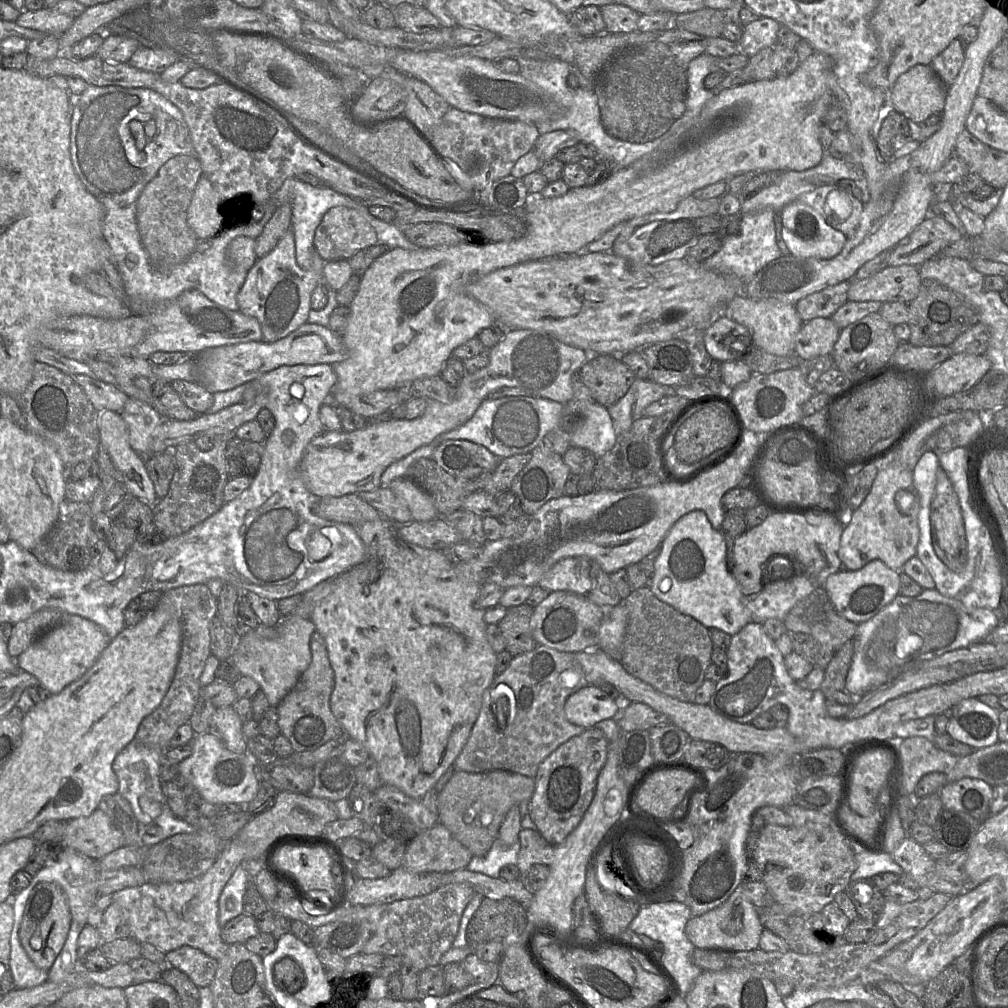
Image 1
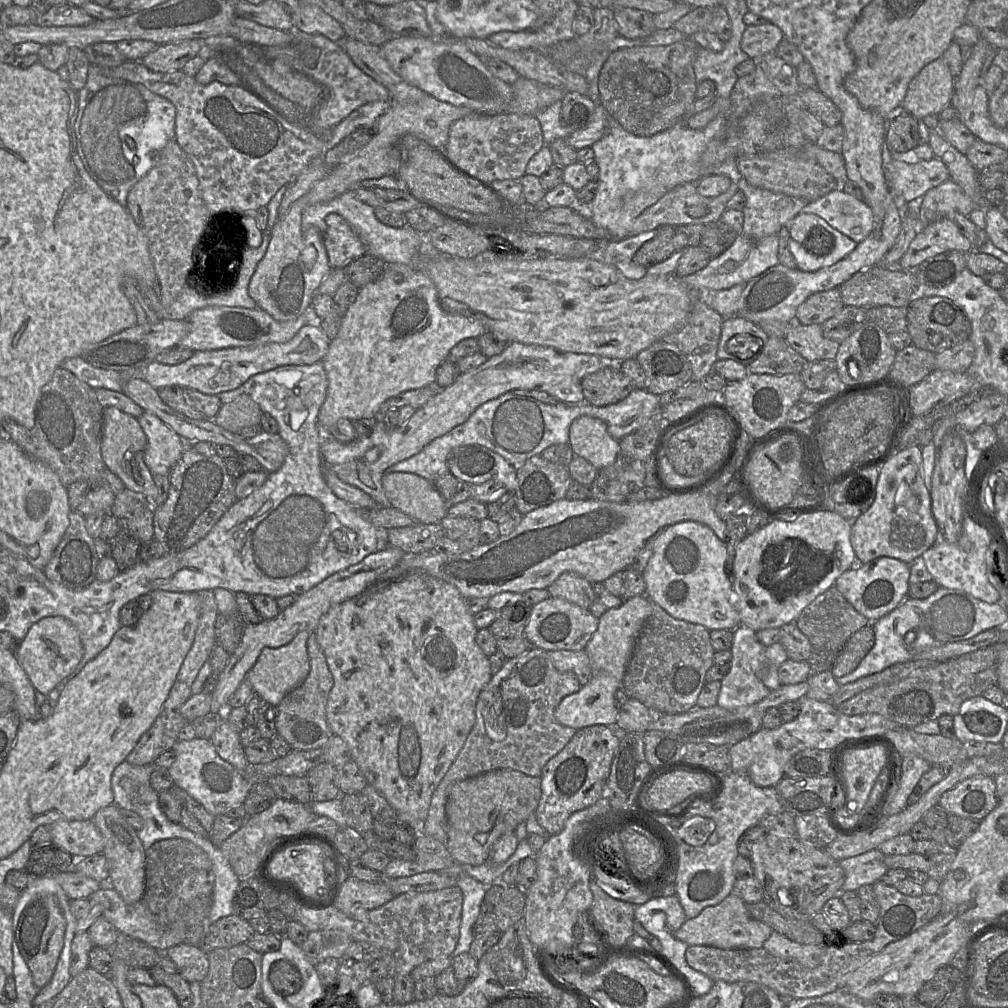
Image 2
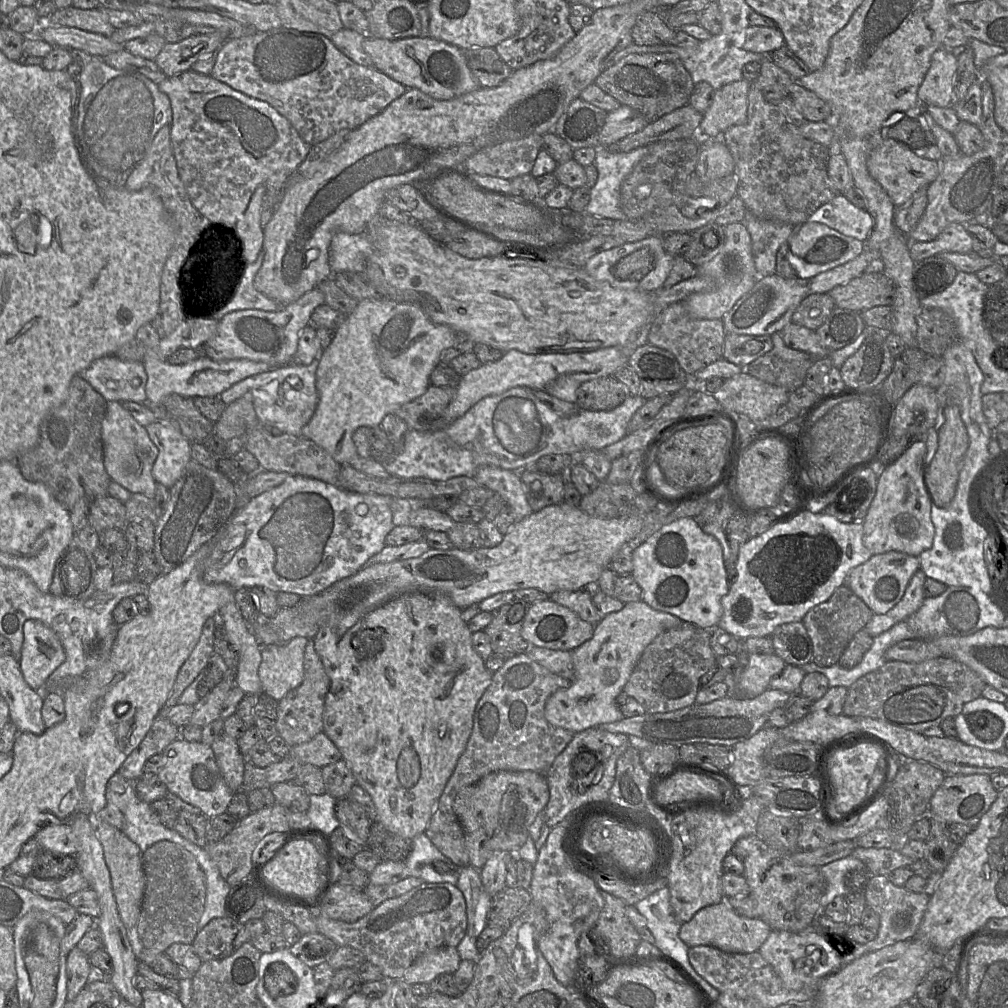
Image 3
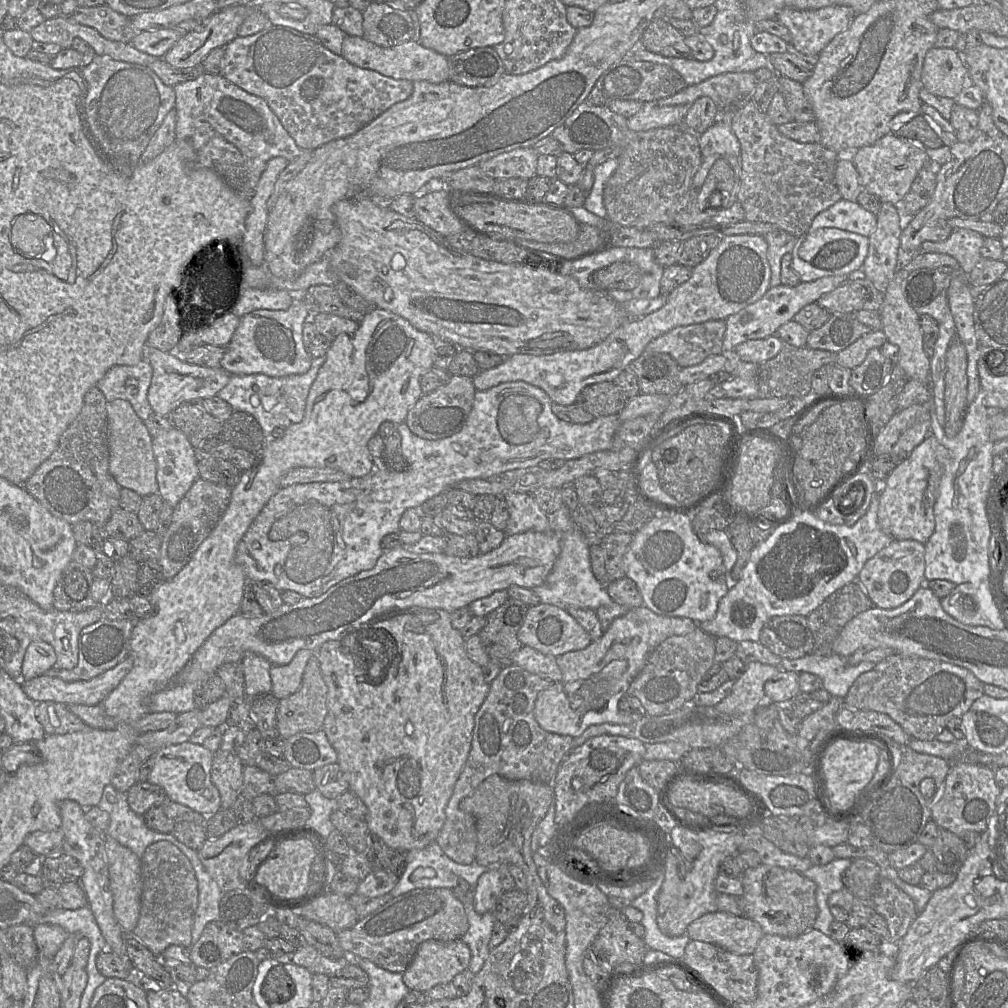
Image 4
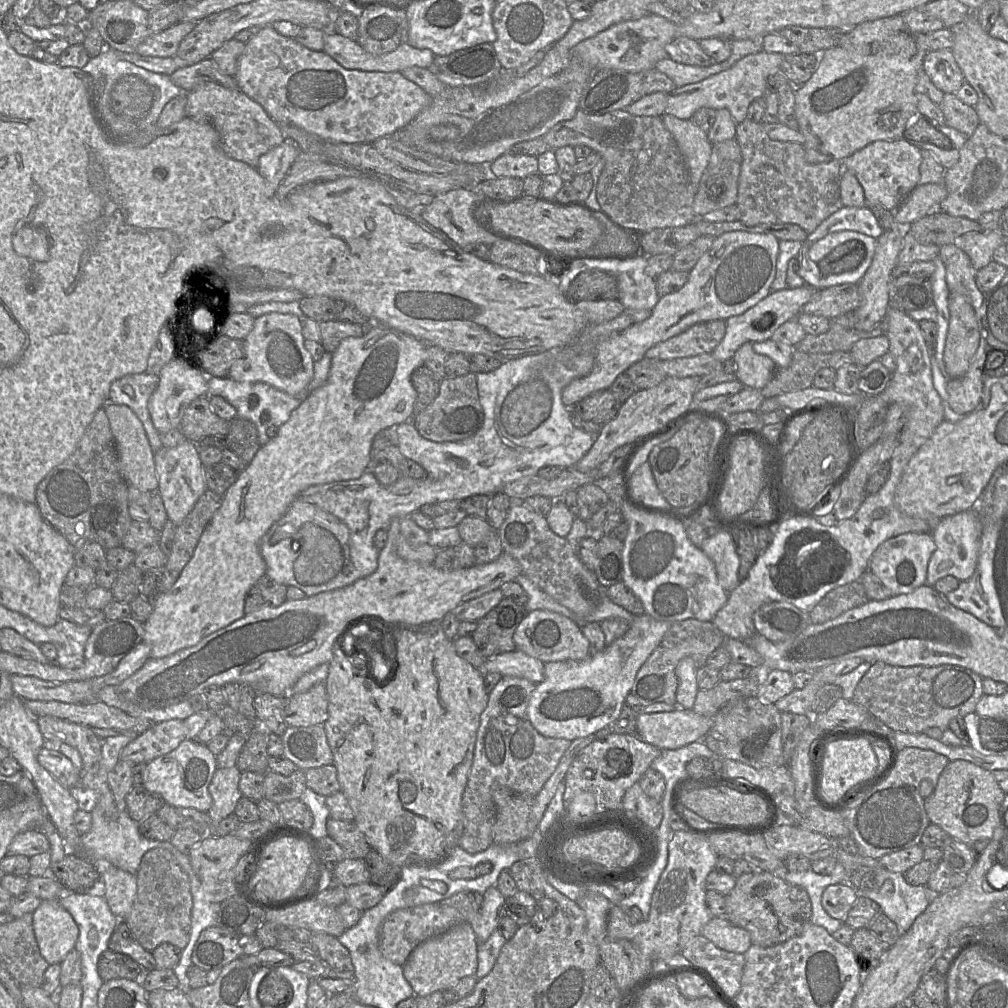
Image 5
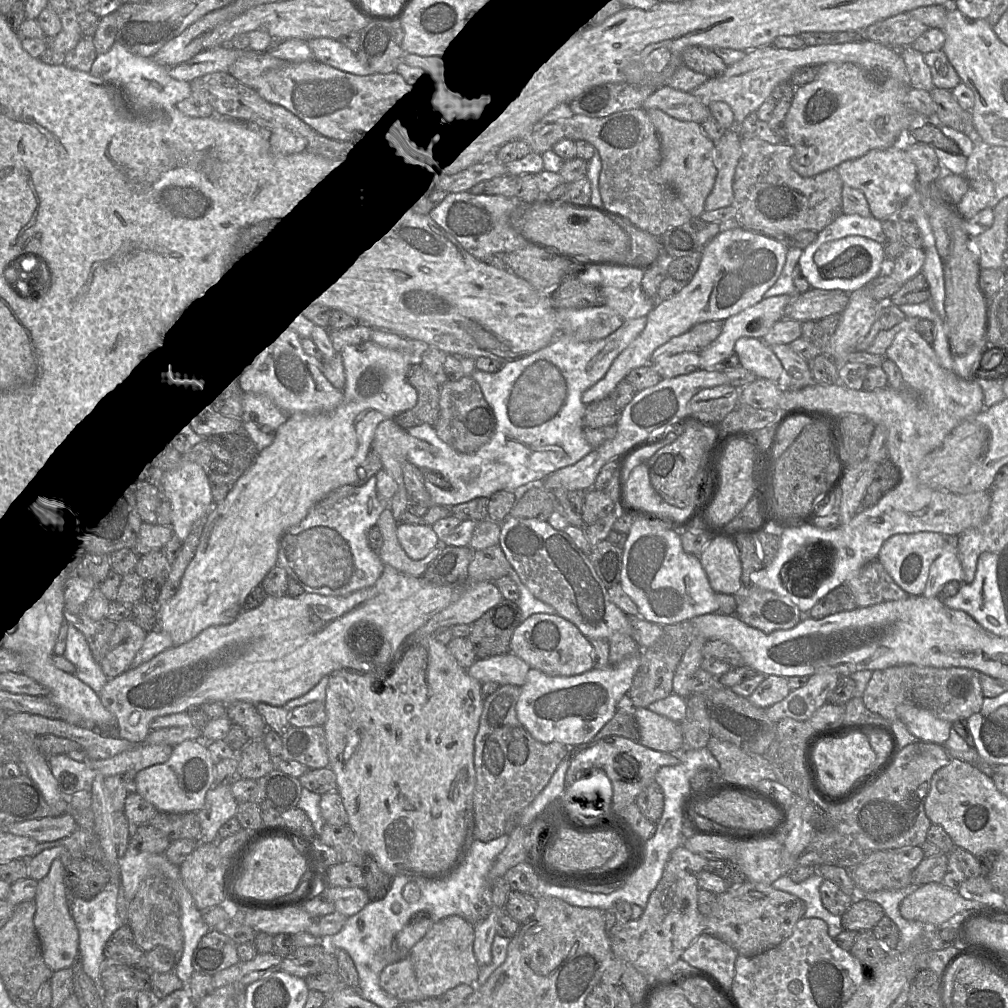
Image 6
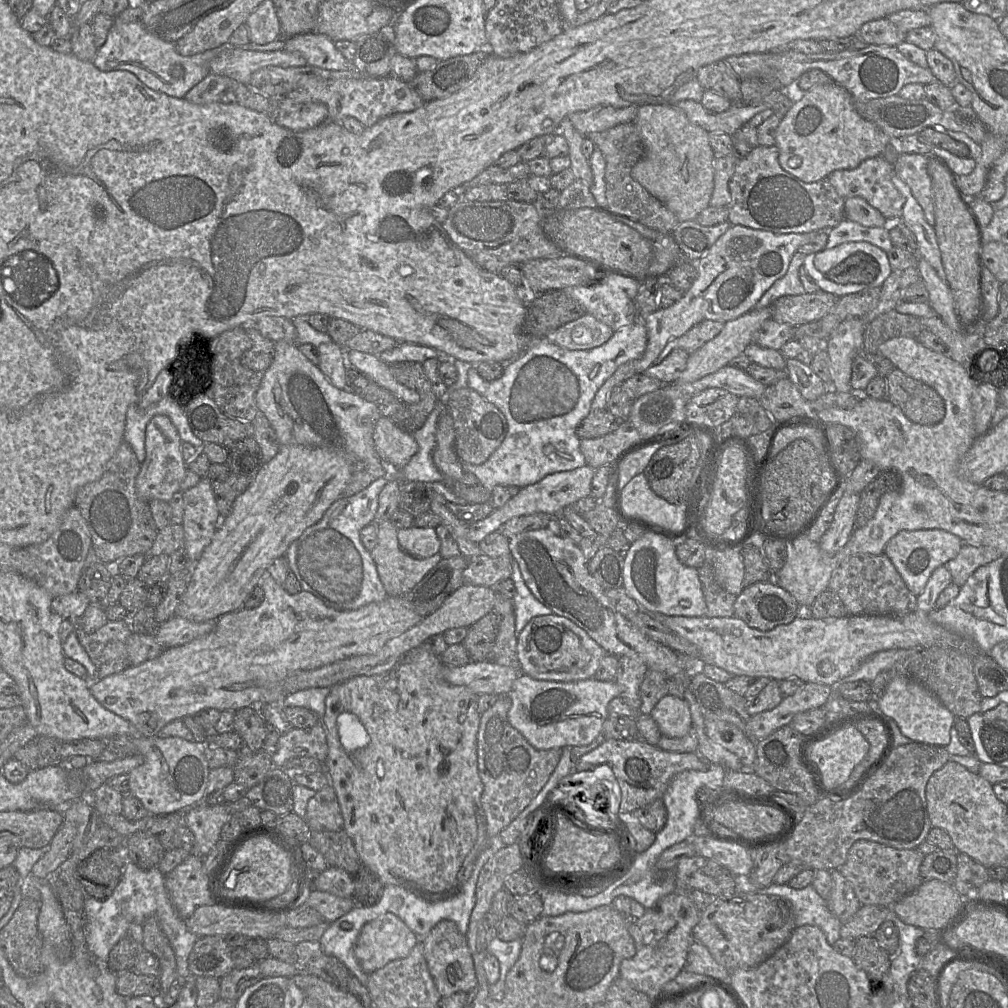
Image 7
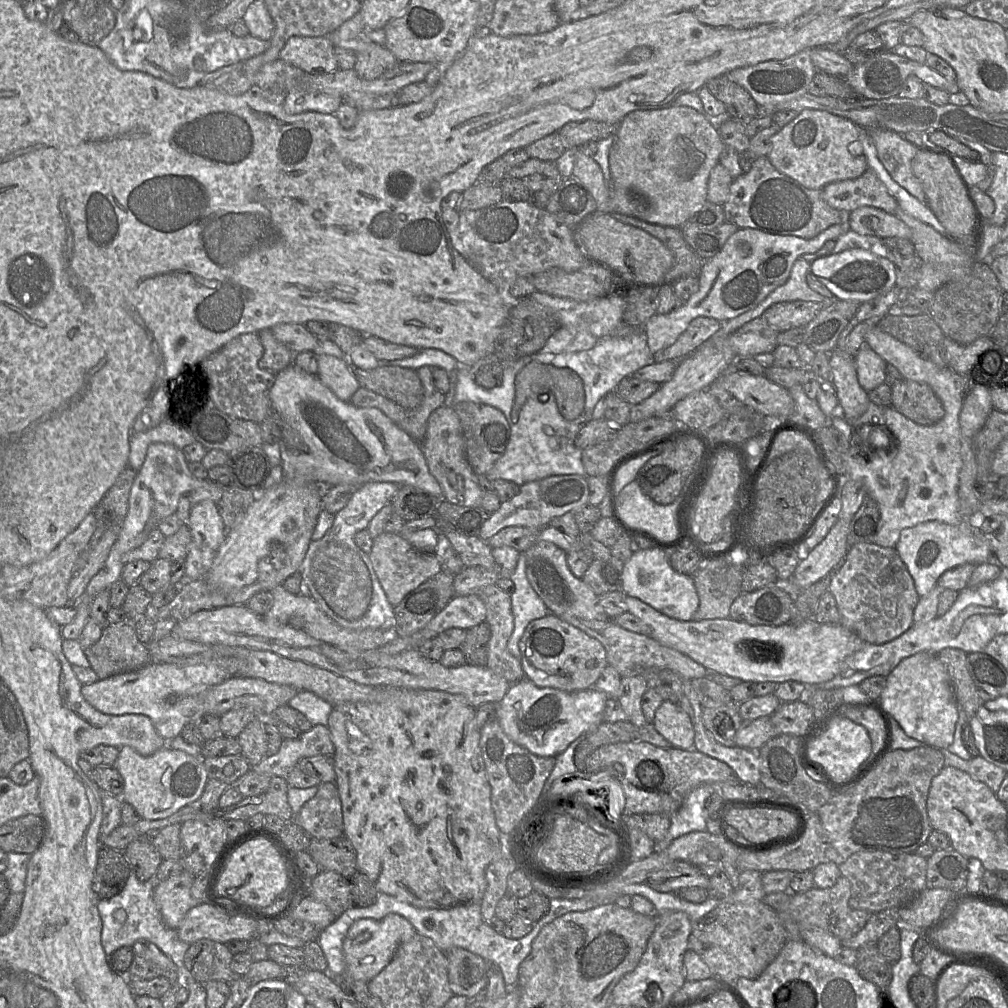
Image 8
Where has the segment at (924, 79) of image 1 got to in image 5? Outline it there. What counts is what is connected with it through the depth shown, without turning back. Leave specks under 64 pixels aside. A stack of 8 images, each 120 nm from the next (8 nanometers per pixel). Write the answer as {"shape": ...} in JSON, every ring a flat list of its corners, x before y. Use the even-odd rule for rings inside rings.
{"shape":[[929,50,922,69,936,88,944,93,955,94,966,82,951,50]]}

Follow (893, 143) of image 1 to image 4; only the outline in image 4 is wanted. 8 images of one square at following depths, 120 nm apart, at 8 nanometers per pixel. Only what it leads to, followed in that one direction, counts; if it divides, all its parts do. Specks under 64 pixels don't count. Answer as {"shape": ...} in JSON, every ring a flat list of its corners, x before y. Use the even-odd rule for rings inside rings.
{"shape":[[918,112,898,129,891,130,889,135,899,139,912,139,931,149,940,148,944,143,939,129,936,125,934,130,931,129,930,123,934,123,931,117]]}

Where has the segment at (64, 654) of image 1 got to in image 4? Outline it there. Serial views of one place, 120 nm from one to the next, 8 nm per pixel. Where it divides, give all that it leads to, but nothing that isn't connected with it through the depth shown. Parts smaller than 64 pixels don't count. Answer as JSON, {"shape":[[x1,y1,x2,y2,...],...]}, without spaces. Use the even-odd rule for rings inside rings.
{"shape":[[44,641,29,644,22,664,21,681,30,680,45,674,56,663,54,648]]}

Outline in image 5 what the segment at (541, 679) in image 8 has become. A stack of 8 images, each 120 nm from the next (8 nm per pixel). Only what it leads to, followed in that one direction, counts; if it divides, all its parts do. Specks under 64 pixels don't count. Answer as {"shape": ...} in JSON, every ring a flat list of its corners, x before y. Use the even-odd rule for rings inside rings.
{"shape":[[549,610,529,612,516,628,513,639,518,650,543,663,583,661,591,656,589,640,582,633,580,626,570,618]]}

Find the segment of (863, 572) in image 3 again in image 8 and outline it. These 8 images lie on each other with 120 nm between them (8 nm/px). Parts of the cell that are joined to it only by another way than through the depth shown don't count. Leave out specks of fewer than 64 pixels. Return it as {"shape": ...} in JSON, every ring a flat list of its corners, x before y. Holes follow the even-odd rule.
{"shape":[[932,520,919,523,901,531,896,551,913,577,919,597,927,595,940,576,947,570,965,563,975,565,996,562,989,544,975,536,966,523,950,525]]}

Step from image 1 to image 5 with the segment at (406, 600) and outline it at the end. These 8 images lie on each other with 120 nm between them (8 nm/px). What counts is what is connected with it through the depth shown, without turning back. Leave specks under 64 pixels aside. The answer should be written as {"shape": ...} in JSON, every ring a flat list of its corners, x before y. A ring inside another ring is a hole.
{"shape":[[362,620,362,621,368,622,367,624,364,624,364,625,368,625,370,628,375,626,376,628,381,629,383,631,383,636,385,636,385,631,388,631,393,636,395,640,395,644,393,645,393,662,394,662,394,665,397,667,392,666,392,670,390,672,394,672,393,674,395,675,393,677,392,675,391,676,385,675,380,680,371,678,368,673,368,664,363,665,364,661,368,660,368,659,365,659,363,655,364,654,363,651,361,651,358,655,353,654,353,652,352,652,352,655,348,655,347,653,344,652,343,648,341,647,342,646,341,640,336,642,333,647,333,657,331,661,328,663,329,672,328,672,327,679,325,681,325,688,326,688,327,698,328,698,328,718,324,722,323,728,325,730,327,741,329,743,330,749,333,754,333,758,334,758,333,764,337,769,338,781,340,783,340,791,347,798,348,803,354,813,354,822,357,824,359,830,364,834,365,839,370,845,370,847,376,850,388,863,396,867,400,867,400,868,404,866,424,867,427,864,439,862,444,858,446,858,449,855,450,851,452,851,453,848,458,845,458,839,460,838,463,832,464,814,462,810,462,795,466,787,468,774,473,762,473,754,474,754,474,748,476,743,477,731,480,724,480,716,487,706,489,693,487,693,484,687,484,683,483,683,484,674,479,669,473,667,470,663,468,663,466,660,464,660,457,654,454,647,454,641,446,637,440,622,431,622,431,623,422,624,419,626,401,627,397,629,395,632,392,632,388,624,384,624,380,621,377,621,376,625,372,623,373,620]]}

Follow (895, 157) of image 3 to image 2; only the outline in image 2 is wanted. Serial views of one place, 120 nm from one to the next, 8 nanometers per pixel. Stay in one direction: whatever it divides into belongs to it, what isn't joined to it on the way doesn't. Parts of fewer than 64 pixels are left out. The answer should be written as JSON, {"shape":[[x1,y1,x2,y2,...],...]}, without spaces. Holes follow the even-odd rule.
{"shape":[[936,157,914,164,886,162,885,174,893,197,907,203,921,199,928,190,950,179,946,165]]}

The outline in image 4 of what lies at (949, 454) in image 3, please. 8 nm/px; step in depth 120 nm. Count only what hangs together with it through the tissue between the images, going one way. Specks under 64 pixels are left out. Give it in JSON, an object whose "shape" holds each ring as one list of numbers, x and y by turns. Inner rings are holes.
{"shape":[[956,337,946,352,944,431,954,438,961,430,967,410,967,351]]}

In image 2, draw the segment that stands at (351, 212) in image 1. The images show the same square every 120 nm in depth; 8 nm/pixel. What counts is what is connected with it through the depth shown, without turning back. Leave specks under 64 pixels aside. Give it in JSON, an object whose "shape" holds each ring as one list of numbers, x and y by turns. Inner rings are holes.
{"shape":[[329,213,325,223,327,227,322,234,323,243,332,269,344,268,366,253,358,235,341,215]]}

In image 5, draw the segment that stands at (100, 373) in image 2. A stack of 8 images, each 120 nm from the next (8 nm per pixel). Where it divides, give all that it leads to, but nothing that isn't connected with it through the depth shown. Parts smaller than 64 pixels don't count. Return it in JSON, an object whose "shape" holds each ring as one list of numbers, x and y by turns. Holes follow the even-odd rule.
{"shape":[[146,371,140,374,128,374,111,384,108,399,114,404,127,405,134,411,144,426,154,453,164,447,148,410,148,401,158,385,157,374]]}

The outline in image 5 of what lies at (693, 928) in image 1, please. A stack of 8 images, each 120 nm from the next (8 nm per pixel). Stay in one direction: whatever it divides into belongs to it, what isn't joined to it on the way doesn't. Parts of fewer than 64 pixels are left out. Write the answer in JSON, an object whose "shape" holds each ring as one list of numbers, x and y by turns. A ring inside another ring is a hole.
{"shape":[[713,917,703,927,701,935,728,952,744,954,752,946,749,932,725,917]]}

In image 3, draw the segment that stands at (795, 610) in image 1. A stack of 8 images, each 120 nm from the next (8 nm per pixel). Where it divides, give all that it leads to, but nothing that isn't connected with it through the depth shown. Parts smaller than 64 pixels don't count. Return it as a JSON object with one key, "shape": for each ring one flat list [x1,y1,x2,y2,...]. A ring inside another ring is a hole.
{"shape":[[848,586,837,588,826,602,812,608,802,620,813,646,812,662,819,667,837,664,853,636,865,627,873,614]]}

